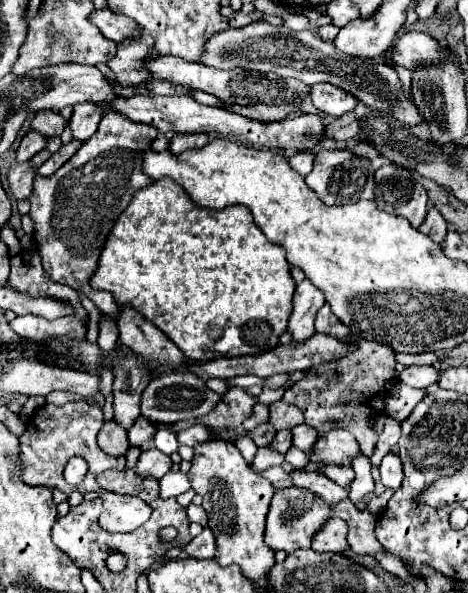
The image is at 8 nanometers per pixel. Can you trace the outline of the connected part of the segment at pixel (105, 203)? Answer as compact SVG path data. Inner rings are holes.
M108 111L94 137L84 141L68 163L64 163L52 177L36 177L32 197L28 197L32 205L28 215L36 229L34 241L48 277L54 283L82 291L94 301L100 315L106 315L112 321L120 317L114 297L108 291L94 291L88 281L96 271L100 251L104 249L104 241L116 217L126 209L138 189L152 183L152 179L142 173L140 165L144 149L150 149L156 135L158 129L152 129L150 125L136 125L122 113Z

